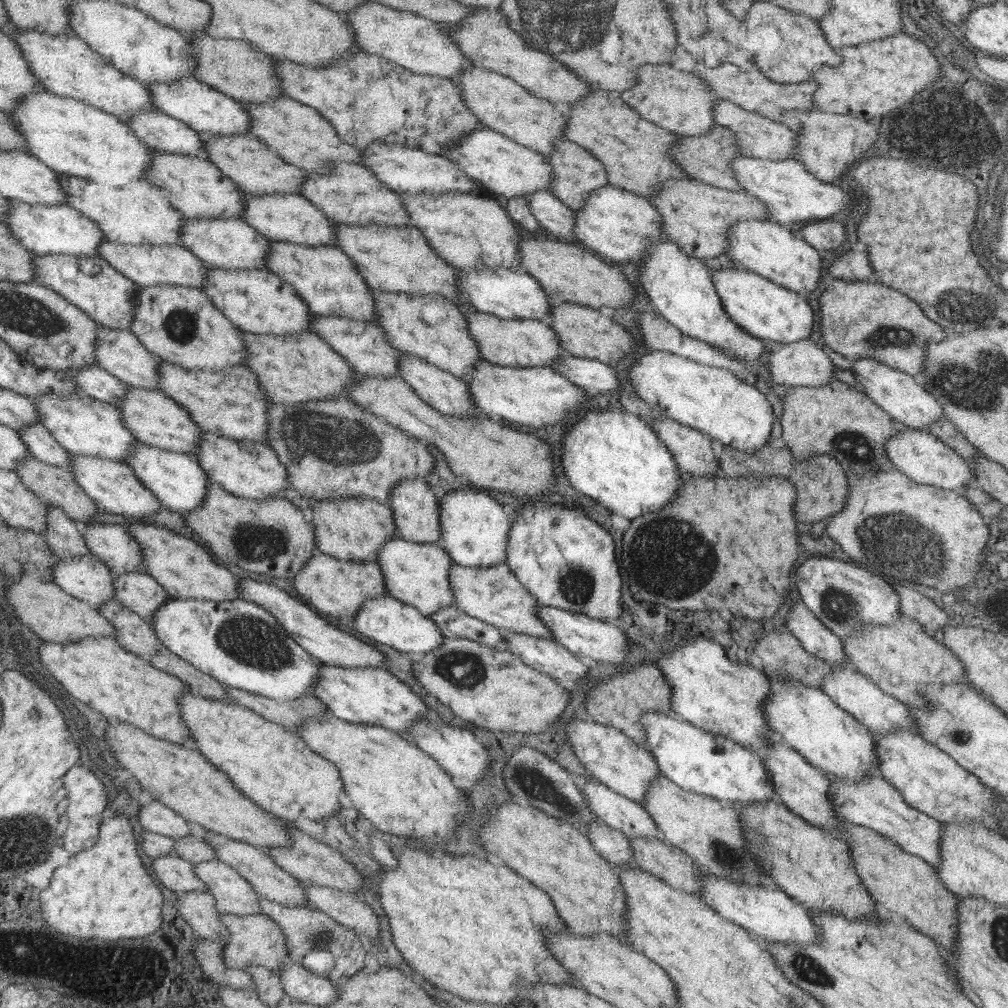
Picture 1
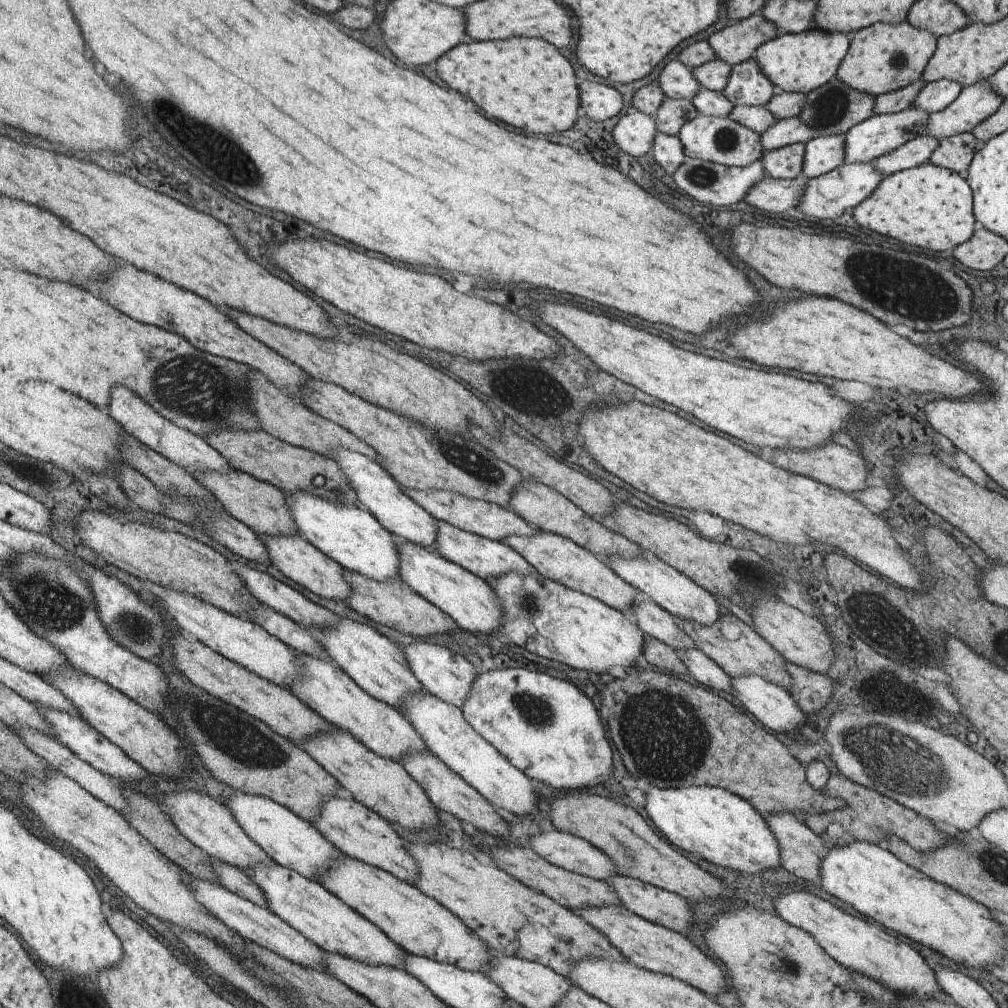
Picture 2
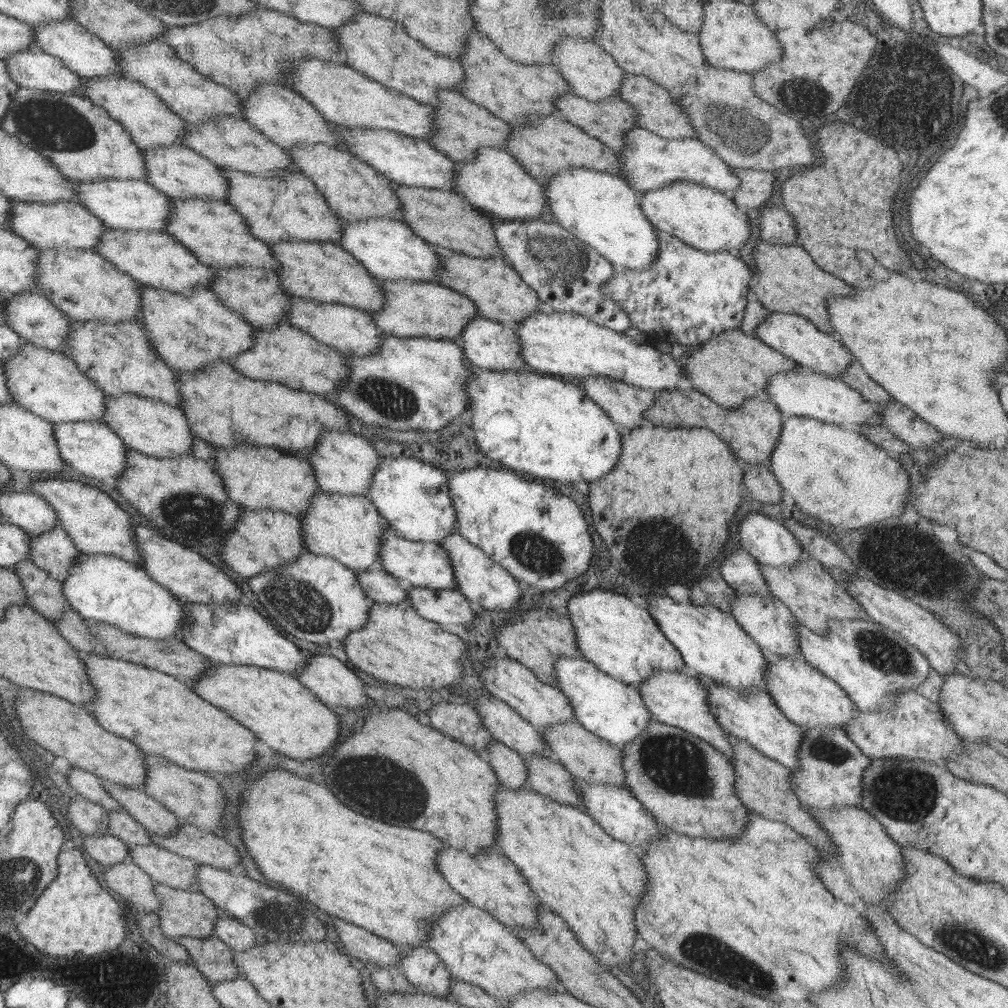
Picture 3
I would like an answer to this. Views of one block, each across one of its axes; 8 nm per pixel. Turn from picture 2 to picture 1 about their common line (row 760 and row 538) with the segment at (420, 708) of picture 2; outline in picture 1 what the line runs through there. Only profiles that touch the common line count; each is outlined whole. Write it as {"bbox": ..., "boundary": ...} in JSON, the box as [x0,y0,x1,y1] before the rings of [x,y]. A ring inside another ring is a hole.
{"bbox":[438,492,509,567],"boundary":[[[447,492],[440,498],[441,538],[438,543],[452,562],[463,567],[495,566],[506,559],[509,516],[495,500],[475,492]]]}

